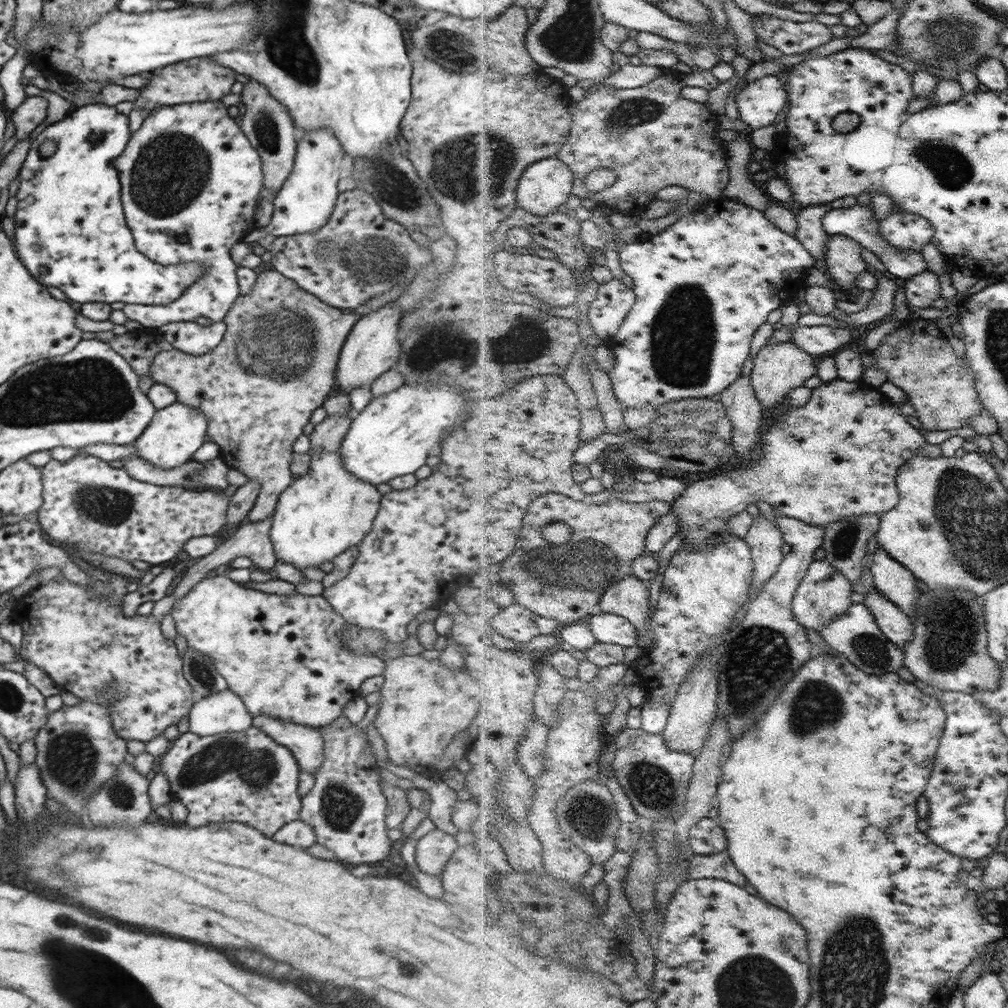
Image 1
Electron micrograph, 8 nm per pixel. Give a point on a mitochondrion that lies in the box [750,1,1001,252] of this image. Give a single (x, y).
(952, 33)

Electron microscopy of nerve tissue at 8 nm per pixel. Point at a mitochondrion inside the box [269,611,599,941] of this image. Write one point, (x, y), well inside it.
(341, 806)

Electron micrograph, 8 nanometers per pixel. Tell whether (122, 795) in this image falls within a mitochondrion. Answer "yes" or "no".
yes

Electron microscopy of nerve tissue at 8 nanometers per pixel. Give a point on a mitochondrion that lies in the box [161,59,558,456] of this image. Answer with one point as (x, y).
(263, 349)

